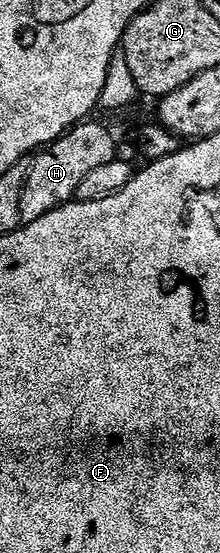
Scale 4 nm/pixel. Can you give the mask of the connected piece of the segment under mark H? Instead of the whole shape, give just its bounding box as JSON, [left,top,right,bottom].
[20,122,118,225]

